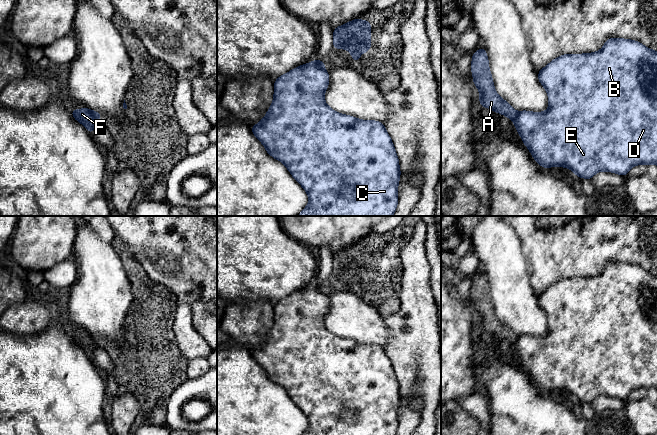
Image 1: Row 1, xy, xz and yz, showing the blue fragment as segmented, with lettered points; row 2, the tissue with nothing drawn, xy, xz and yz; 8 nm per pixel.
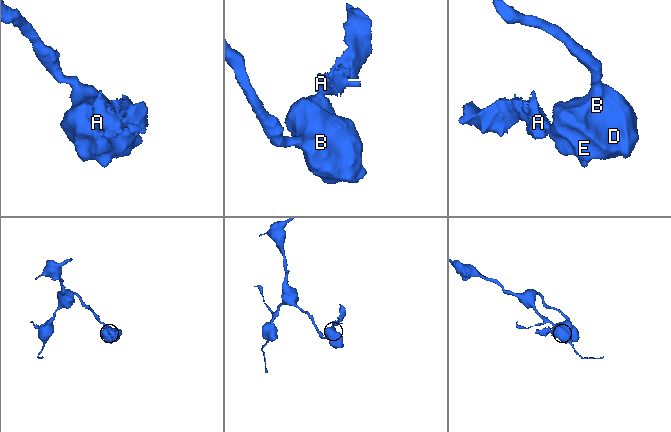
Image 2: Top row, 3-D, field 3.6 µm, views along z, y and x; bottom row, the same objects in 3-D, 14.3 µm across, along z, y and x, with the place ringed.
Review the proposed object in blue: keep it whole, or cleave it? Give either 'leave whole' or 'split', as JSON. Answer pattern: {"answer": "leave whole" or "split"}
{"answer": "split"}

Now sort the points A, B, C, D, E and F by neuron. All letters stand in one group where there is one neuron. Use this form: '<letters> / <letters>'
A / B C D E F

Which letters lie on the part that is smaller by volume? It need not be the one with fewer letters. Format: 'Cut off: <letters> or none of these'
Cut off: A

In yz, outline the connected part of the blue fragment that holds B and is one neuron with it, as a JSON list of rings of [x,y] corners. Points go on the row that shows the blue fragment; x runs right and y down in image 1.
[[[608,38],[599,51],[584,54],[564,54],[553,59],[538,71],[538,80],[548,94],[548,109],[545,112],[519,111],[513,123],[524,145],[541,167],[546,169],[553,166],[569,168],[577,177],[591,180],[600,171],[617,173],[625,177],[628,171],[636,165],[657,165],[657,51],[645,47],[639,41]]]

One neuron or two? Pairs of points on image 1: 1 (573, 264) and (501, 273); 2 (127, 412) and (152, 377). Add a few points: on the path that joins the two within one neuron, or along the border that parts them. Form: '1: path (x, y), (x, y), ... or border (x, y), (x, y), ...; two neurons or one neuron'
1: border (521, 247), (530, 284), (536, 292); two neurons
2: border (127, 390), (138, 403), (138, 414), (133, 423); two neurons

